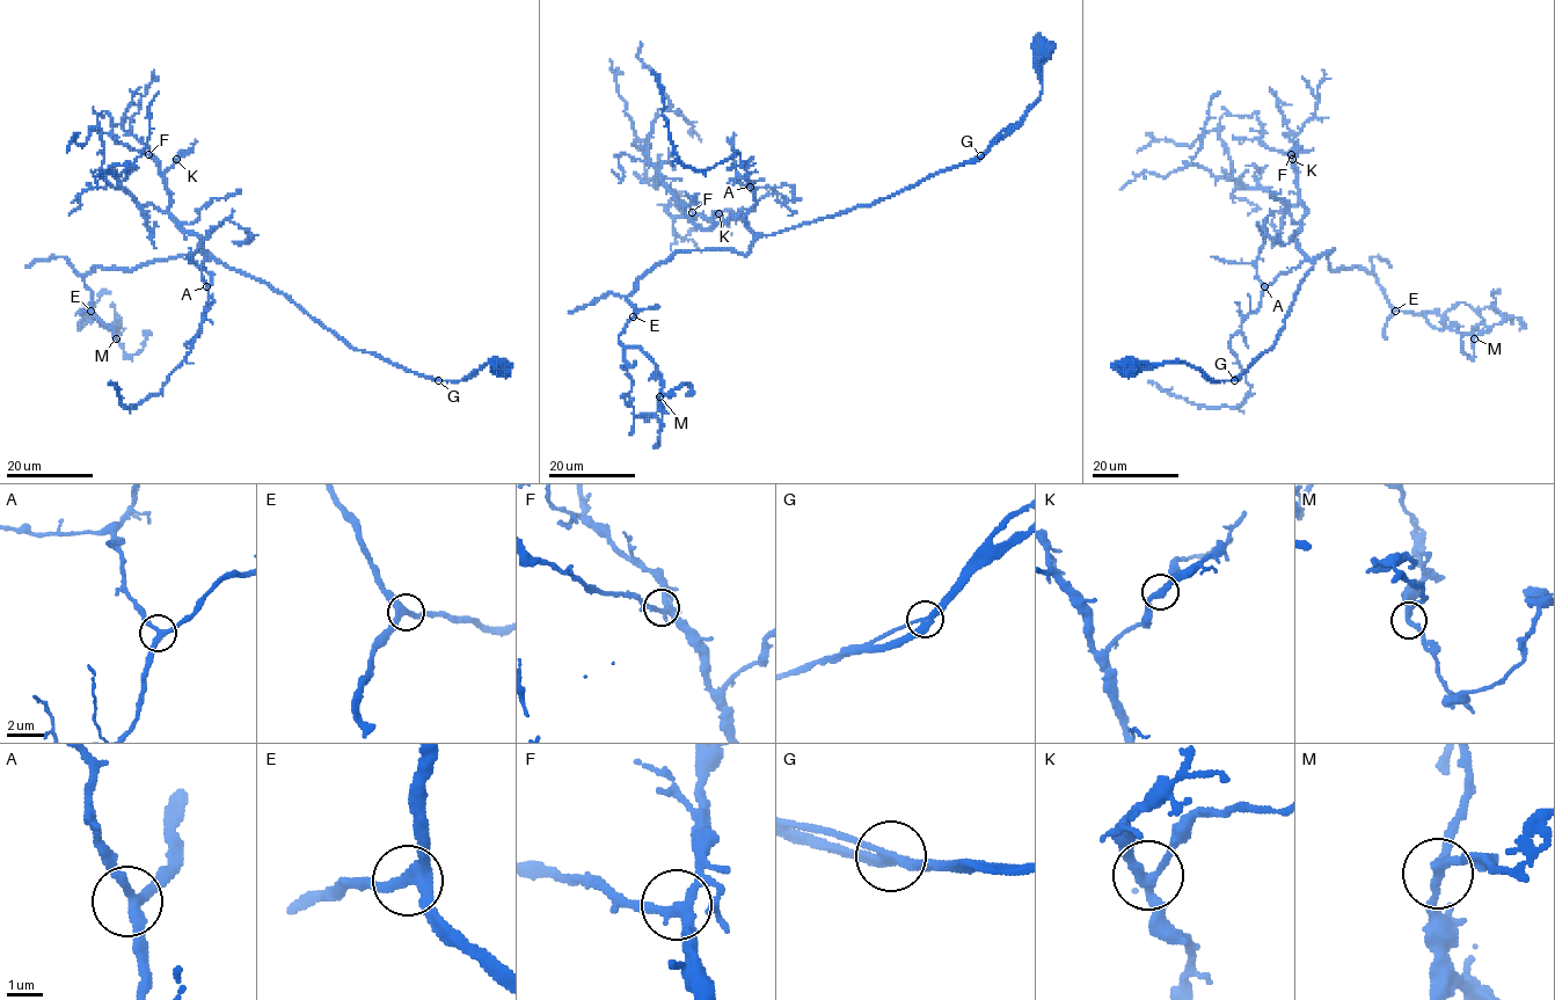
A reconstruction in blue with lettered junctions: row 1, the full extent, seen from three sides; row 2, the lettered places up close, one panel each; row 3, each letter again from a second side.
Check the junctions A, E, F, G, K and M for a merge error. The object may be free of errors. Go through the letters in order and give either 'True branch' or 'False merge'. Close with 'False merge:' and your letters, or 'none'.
A: True branch
E: True branch
F: True branch
G: True branch
K: True branch
M: True branch
False merge: none

